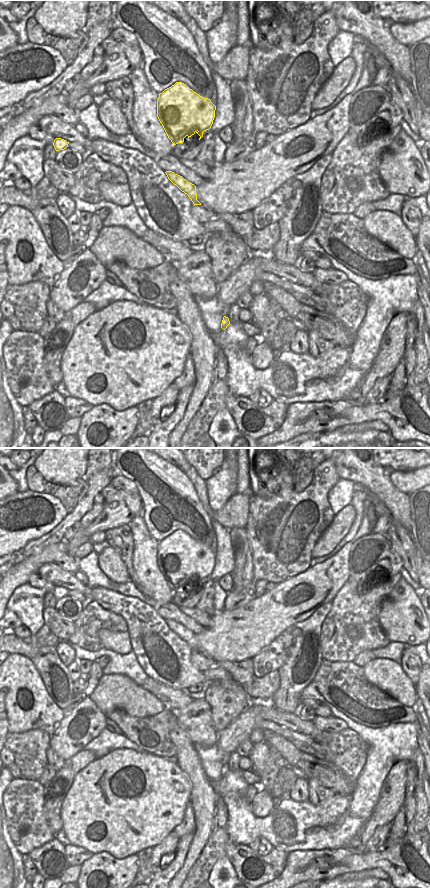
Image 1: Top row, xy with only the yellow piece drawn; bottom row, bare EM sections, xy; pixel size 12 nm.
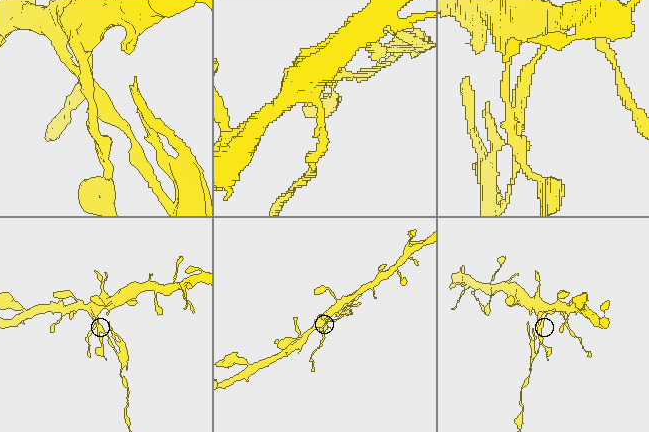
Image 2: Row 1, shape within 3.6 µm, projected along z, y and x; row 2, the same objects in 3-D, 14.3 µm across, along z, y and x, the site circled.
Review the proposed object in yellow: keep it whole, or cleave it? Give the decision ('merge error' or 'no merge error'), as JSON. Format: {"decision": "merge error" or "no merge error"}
{"decision": "merge error"}

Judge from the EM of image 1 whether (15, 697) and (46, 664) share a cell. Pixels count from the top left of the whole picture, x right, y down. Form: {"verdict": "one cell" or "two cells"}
{"verdict": "two cells"}

